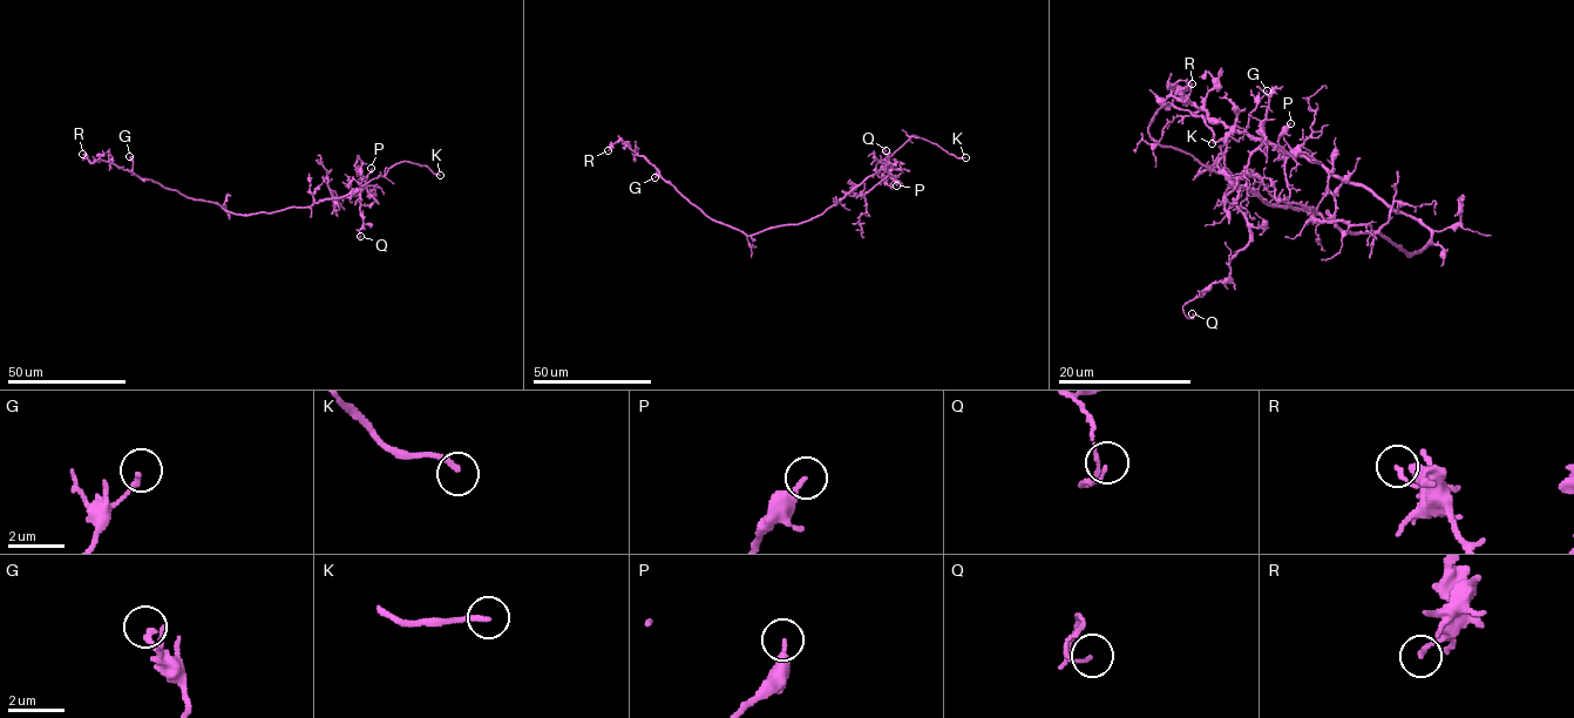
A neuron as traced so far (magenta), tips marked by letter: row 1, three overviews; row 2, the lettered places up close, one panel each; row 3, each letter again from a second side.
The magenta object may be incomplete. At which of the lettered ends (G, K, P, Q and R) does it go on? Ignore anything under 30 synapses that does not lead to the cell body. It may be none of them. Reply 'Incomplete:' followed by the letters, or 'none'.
Incomplete: K

